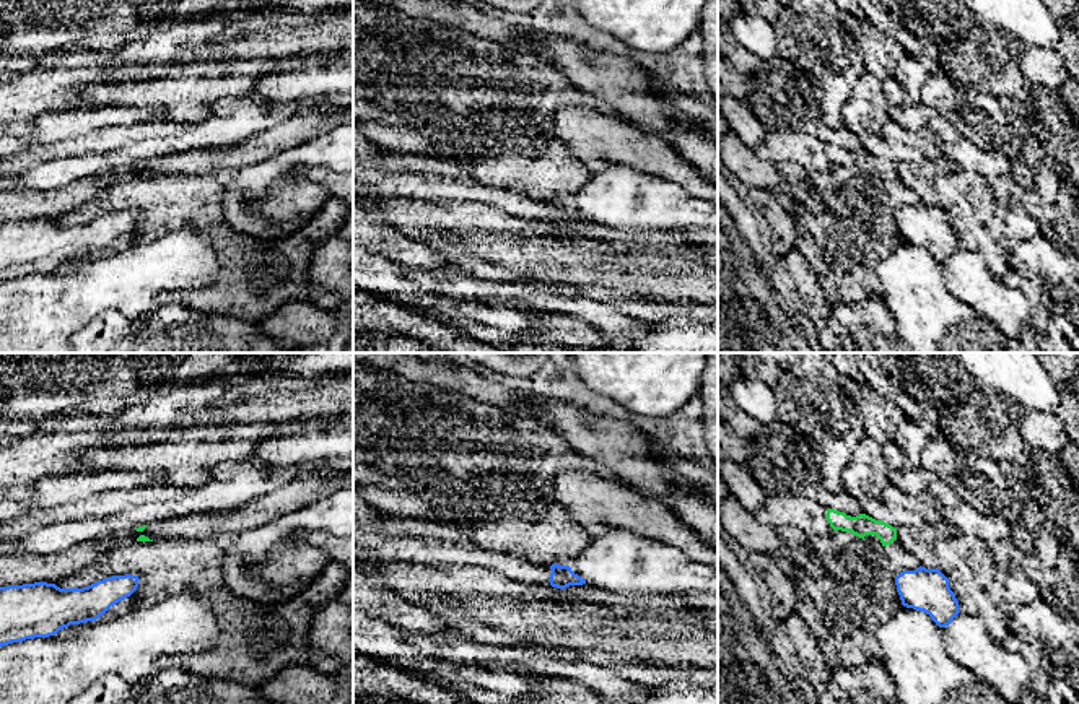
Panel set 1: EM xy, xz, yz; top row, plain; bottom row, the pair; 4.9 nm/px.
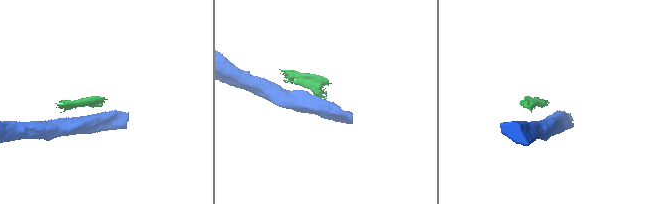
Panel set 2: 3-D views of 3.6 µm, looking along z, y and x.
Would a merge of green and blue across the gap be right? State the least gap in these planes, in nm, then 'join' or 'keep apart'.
150 nm apart; keep apart

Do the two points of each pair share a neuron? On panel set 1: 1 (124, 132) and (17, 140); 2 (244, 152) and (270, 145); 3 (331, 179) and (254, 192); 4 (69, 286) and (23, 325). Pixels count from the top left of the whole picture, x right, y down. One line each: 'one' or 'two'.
1: two
2: one
3: two
4: one

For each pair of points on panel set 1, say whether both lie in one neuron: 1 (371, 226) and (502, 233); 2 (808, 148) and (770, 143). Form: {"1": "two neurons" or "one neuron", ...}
{"1": "two neurons", "2": "one neuron"}

